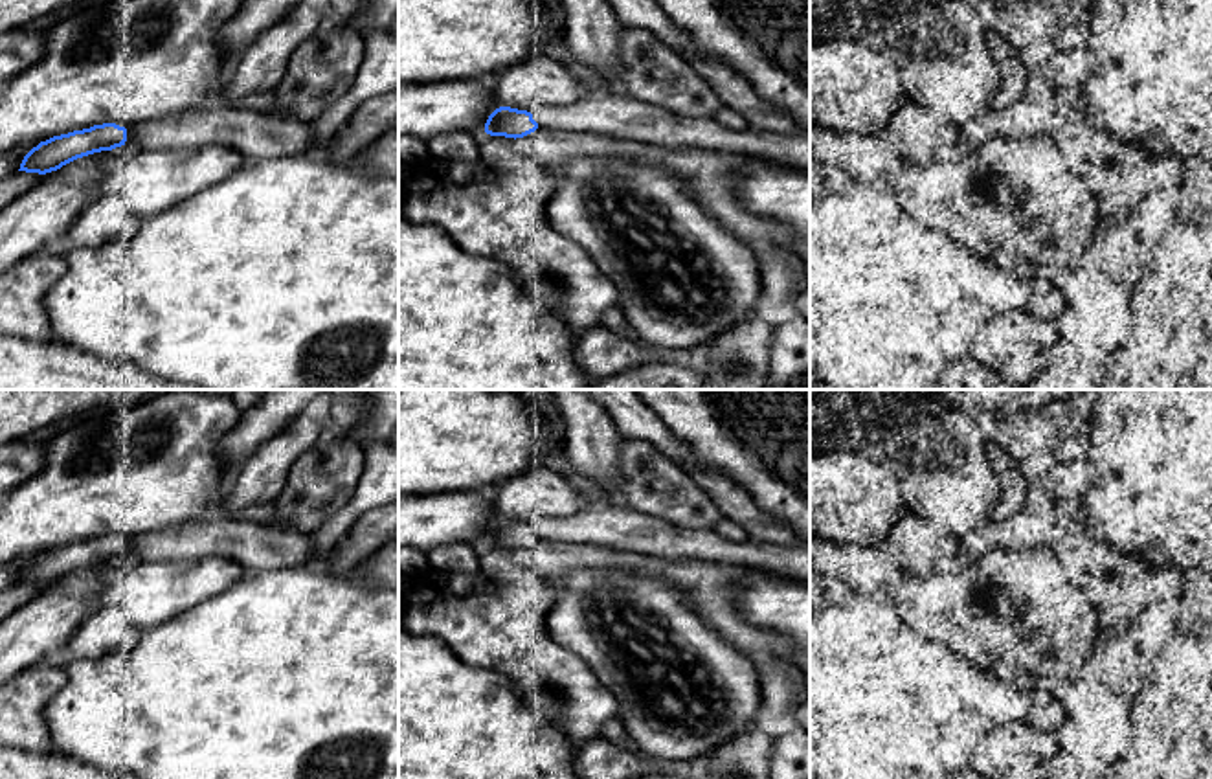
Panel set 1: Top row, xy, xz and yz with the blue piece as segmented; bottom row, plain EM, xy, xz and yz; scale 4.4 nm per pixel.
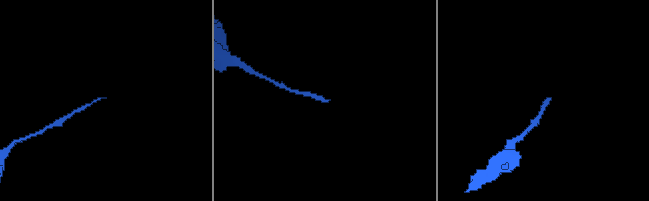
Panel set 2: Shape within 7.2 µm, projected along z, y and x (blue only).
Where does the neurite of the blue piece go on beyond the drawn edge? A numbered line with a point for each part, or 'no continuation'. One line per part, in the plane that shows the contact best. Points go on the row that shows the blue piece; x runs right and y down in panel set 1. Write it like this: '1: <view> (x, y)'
1: xz (619, 114)

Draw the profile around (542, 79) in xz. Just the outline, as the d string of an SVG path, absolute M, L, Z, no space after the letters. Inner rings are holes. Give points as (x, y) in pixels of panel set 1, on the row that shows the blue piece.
M545 51L496 72L488 79L488 86L501 107L527 112L547 105L564 107L589 97L575 72Z

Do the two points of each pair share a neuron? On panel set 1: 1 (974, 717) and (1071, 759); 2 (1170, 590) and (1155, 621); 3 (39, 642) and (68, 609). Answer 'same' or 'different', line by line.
1: different
2: same
3: same

